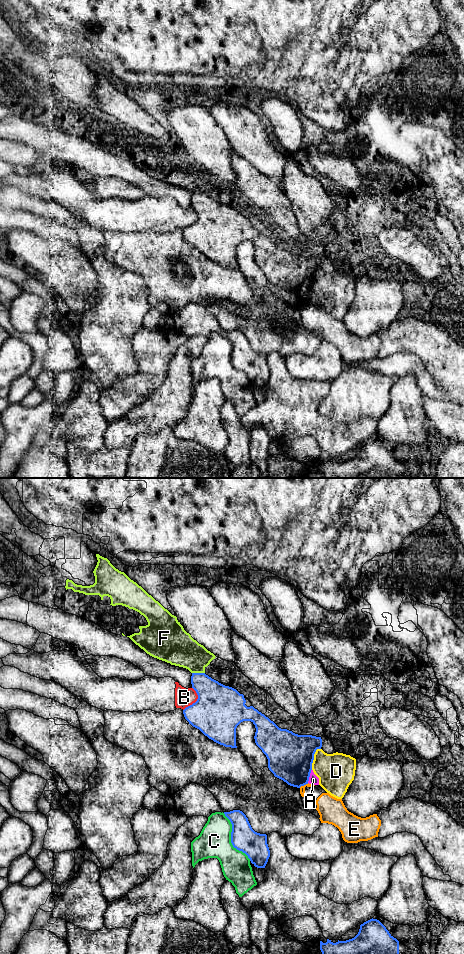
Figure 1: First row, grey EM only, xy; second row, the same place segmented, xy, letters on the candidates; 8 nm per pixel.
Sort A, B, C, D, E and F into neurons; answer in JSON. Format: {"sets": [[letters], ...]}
{"sets": [["A"], ["B"], ["C"], ["D"], ["E"], ["F"]]}

